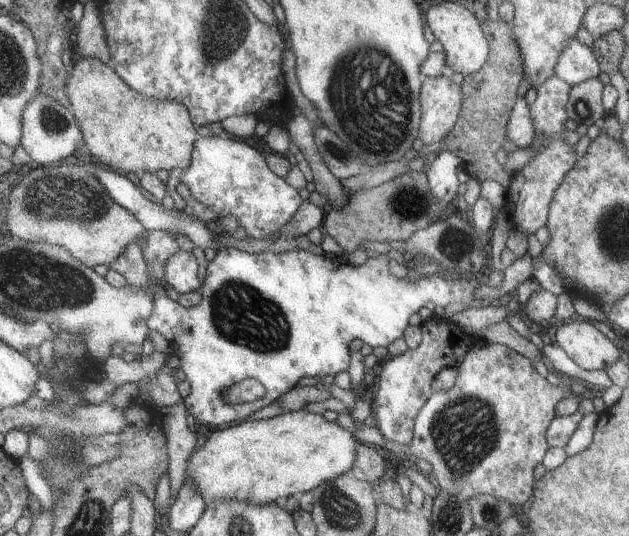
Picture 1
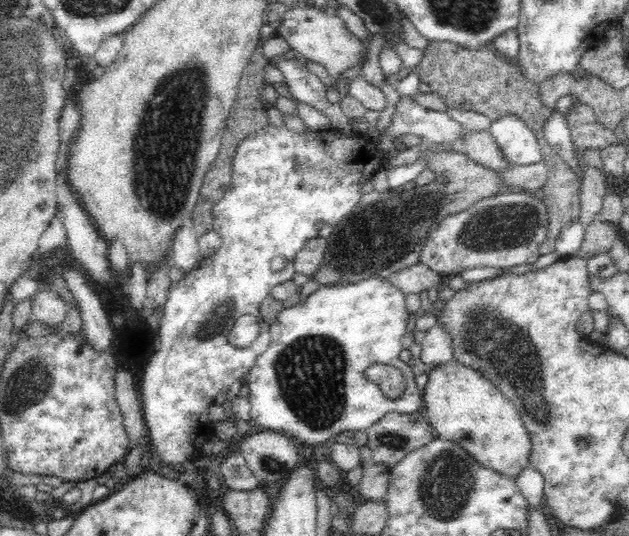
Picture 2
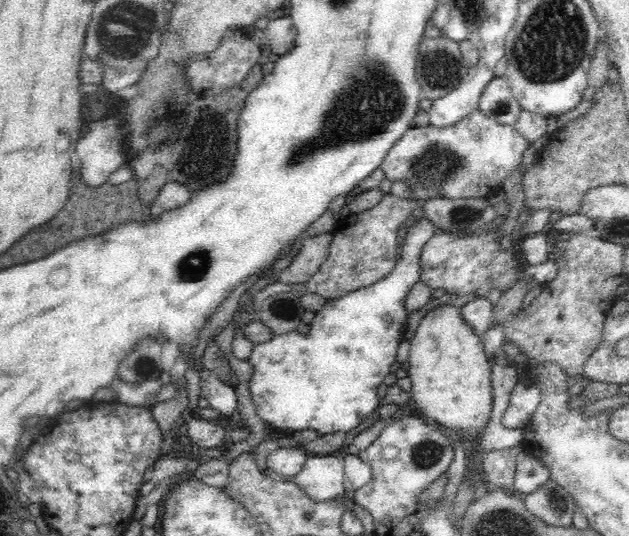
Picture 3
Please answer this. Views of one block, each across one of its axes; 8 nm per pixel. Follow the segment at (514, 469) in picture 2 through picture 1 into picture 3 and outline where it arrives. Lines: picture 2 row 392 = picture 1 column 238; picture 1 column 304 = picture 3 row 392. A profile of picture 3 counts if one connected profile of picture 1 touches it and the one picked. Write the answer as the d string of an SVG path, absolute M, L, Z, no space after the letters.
M446 304L430 310L417 327L411 339L410 356L405 368L407 376L411 379L411 398L416 403L416 408L422 412L424 418L439 428L456 430L464 438L478 438L486 428L490 418L493 401L493 384L491 369L484 353L483 342L474 333L460 316L460 308Z

